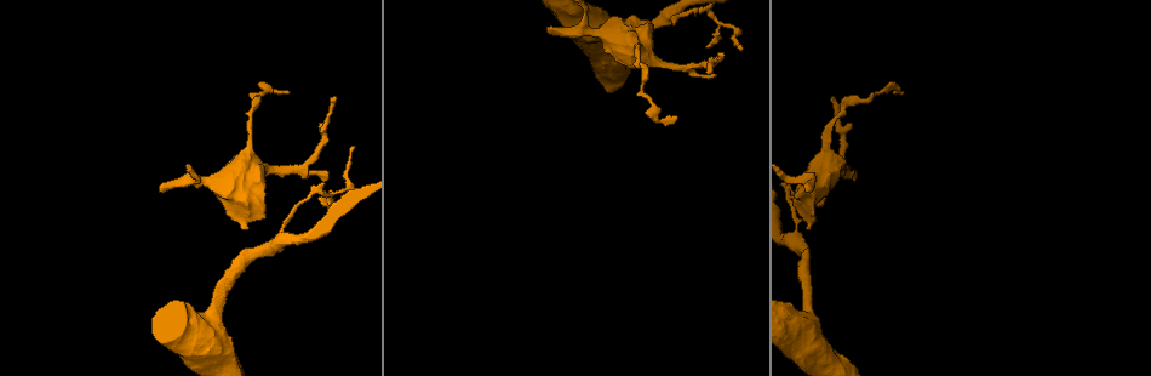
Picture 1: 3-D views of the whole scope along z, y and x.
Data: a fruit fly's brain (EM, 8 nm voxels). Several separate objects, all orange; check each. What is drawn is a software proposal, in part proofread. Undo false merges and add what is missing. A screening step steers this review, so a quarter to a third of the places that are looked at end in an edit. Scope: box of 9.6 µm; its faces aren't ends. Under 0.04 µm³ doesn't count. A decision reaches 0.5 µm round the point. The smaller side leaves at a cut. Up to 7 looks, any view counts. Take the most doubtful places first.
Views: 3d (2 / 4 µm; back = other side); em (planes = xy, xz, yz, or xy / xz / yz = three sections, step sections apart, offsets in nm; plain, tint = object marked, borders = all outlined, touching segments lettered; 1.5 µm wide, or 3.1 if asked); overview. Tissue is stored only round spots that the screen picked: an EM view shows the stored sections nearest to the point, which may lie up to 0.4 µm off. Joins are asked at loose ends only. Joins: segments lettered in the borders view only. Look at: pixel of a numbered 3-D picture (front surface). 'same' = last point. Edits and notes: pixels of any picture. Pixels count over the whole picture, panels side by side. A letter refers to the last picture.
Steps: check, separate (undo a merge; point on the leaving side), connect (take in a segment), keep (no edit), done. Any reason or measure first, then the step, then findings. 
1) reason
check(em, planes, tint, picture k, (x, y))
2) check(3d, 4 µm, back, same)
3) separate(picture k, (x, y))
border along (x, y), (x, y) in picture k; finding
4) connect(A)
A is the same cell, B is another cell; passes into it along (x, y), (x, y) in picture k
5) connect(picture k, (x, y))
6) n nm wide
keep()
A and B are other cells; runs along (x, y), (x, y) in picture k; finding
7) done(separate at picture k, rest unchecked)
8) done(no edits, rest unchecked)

free end
check(3d, 2 µm, picture 1, (743, 48))

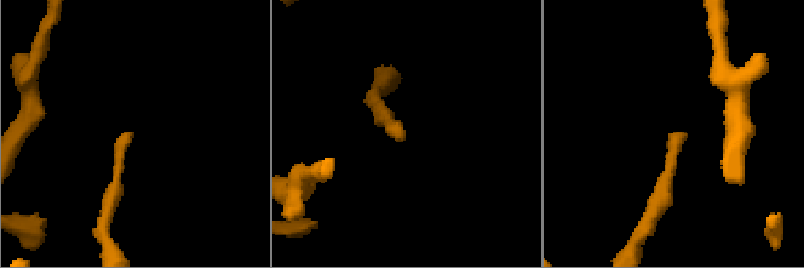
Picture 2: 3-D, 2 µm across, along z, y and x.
check(em, planes, borders, picture 2, (130, 133))

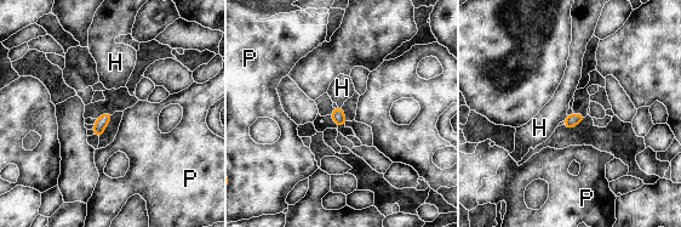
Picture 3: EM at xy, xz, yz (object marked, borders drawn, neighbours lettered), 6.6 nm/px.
keep()
H and P are other cells; border along (567, 115), (562, 120) in picture 3; none of them fits

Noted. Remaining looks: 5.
long arm stops here
check(em, planes, borders, picture 1, (287, 93))

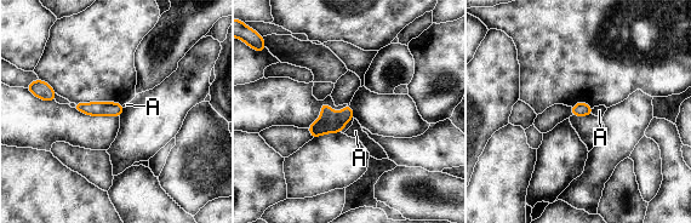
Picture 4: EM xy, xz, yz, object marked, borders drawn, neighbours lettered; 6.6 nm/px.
keep()
A is another cell; runs along (76, 106), (91, 109), (120, 109) in picture 4; none of them fits

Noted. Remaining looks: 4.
two arms in line, one across
check(3d, 4 µm, picture 1, (666, 19))

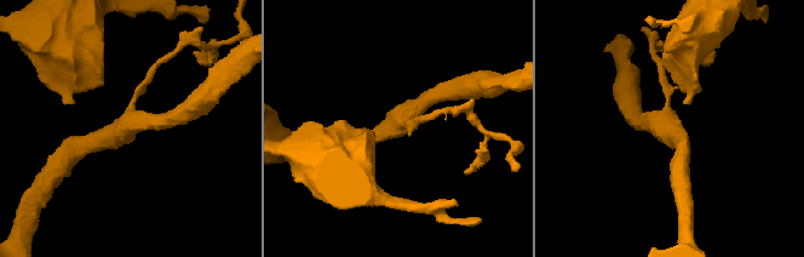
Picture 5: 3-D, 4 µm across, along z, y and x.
shape alone is not enough
check(em, planes, tint, picture 5, (134, 116))

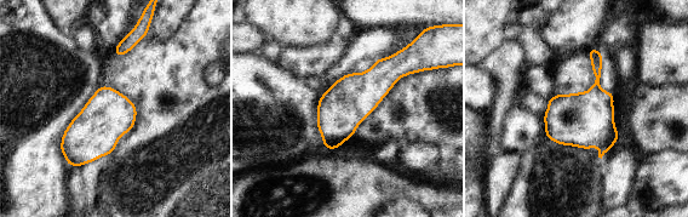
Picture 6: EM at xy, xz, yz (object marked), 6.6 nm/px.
what lies round it
check(em, planes, borders, same)

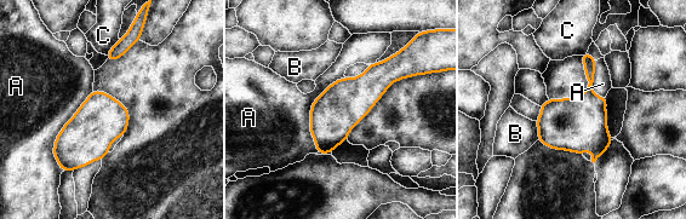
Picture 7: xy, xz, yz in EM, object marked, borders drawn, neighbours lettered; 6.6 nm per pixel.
320 nm wide
keep()
A, B and C are other cells; border along (344, 76), (310, 108), (315, 153) in picture 7; one cell here

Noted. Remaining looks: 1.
done(no edits, rest unchecked)

